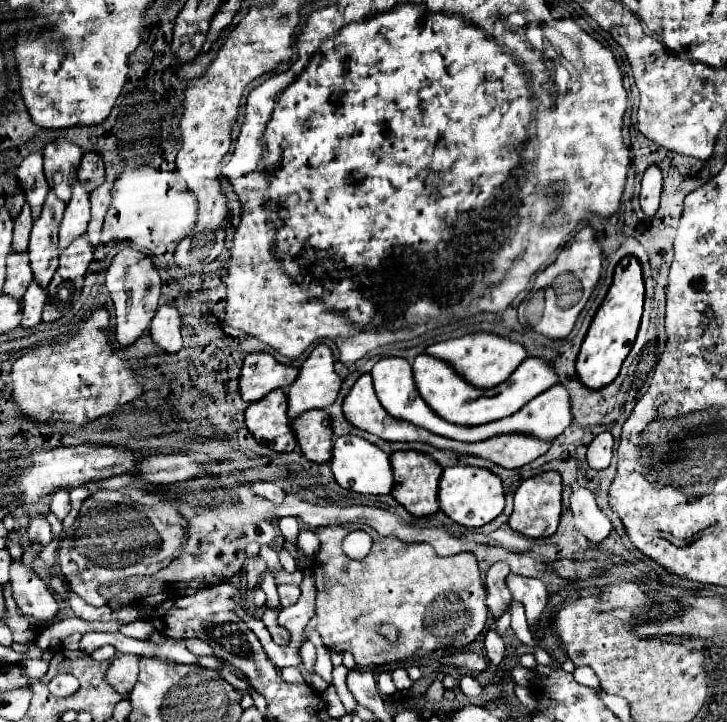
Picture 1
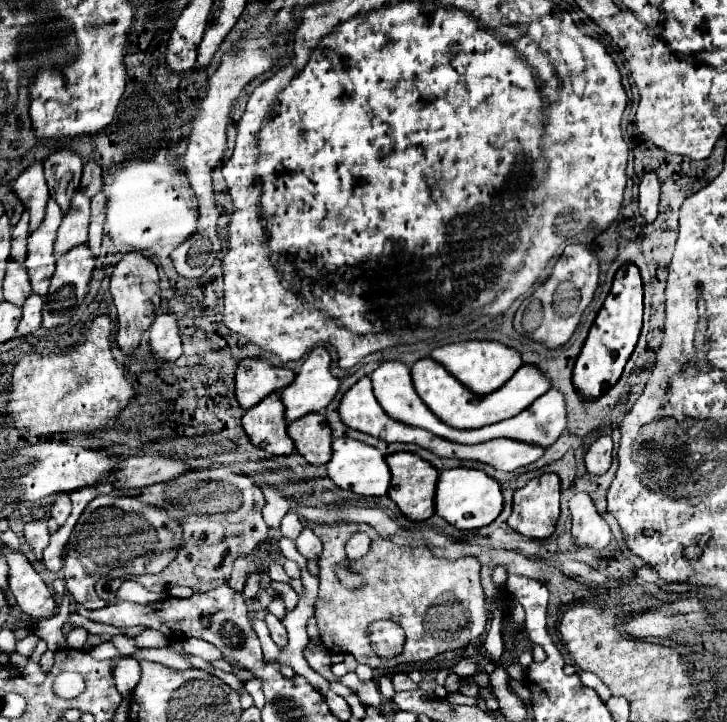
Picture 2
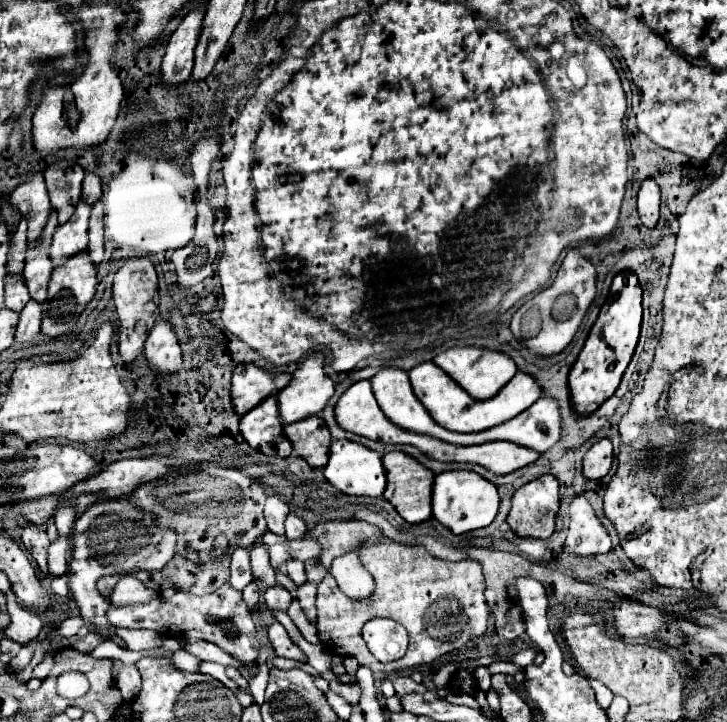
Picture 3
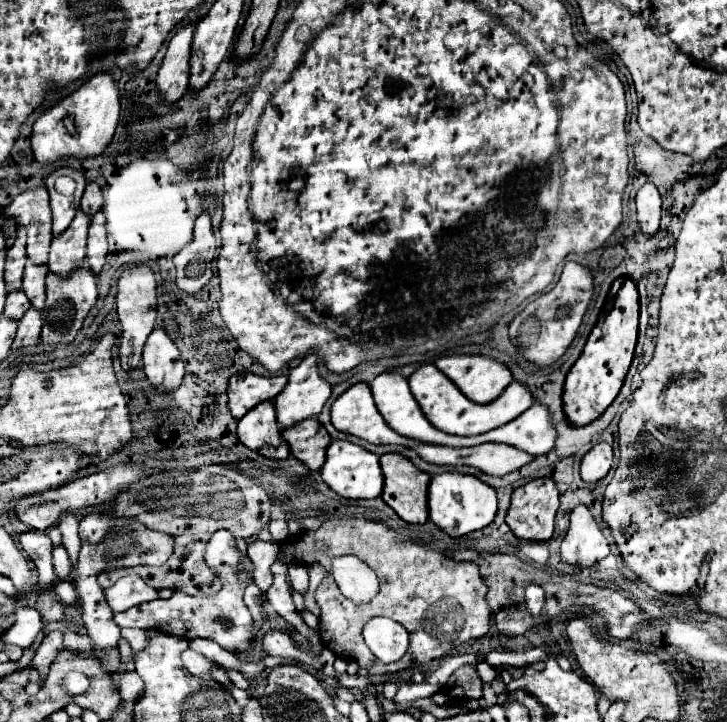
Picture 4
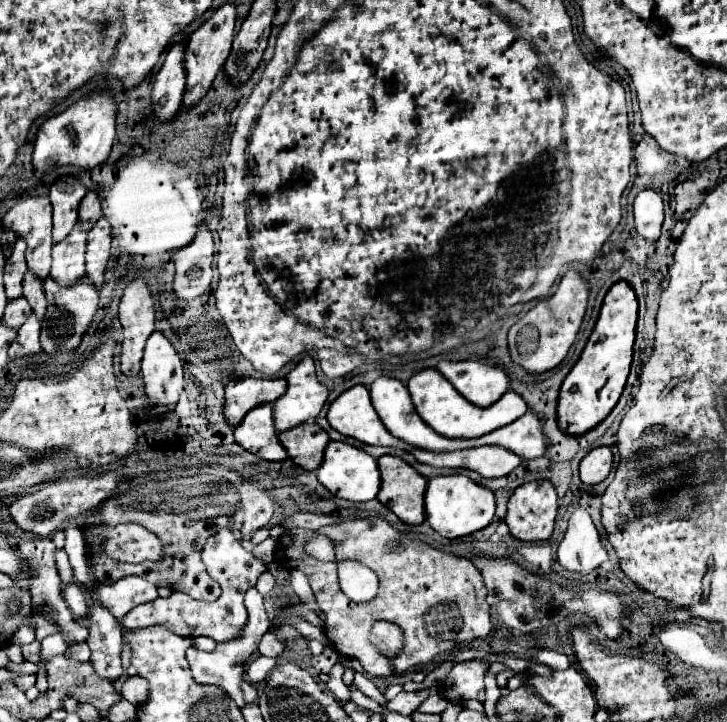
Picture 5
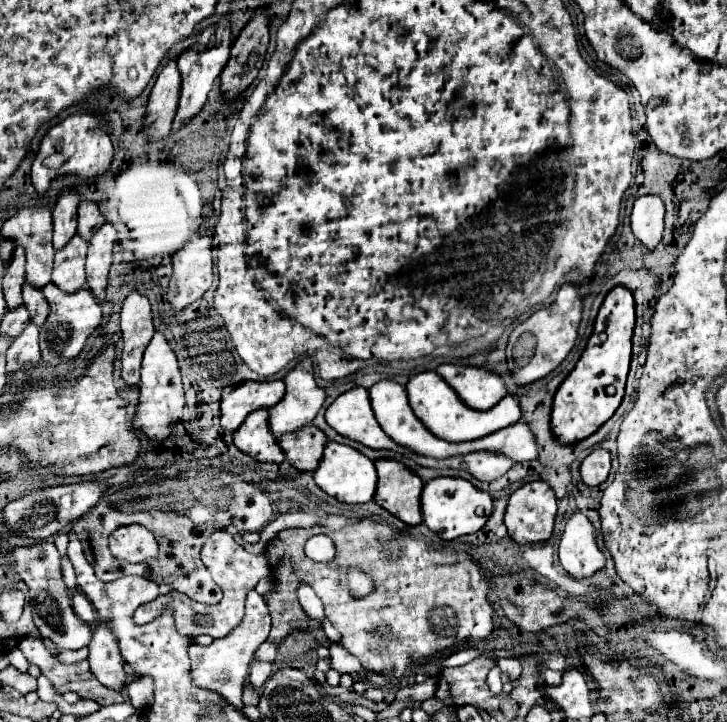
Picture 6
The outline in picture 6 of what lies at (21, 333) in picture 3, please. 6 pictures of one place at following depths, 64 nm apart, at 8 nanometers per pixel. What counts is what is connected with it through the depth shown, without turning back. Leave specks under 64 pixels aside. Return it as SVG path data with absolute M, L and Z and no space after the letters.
M30 322L30 324L24 328L24 332L18 336L18 340L12 342L12 346L8 348L6 360L8 360L8 366L6 366L8 380L10 380L12 372L16 372L20 366L32 364L32 362L38 362L38 360L40 360L38 326L36 326L34 322Z

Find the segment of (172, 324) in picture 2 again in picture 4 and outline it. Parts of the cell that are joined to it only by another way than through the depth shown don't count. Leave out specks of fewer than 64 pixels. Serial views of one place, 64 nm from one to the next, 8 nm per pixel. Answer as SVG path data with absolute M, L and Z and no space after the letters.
M156 328L144 344L144 372L152 386L162 392L172 392L180 386L184 376L184 362L180 350L164 328Z

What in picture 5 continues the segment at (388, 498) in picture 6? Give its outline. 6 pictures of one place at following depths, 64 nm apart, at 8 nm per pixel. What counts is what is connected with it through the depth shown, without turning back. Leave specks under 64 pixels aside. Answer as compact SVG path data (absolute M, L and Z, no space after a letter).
M398 456L378 458L382 486L378 500L388 506L402 522L424 522L424 492L428 480Z

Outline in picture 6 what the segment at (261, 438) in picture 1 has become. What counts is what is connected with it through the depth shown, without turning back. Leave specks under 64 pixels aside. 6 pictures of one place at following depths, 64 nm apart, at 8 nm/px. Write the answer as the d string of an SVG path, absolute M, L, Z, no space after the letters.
M262 408L258 412L252 412L242 426L234 432L234 444L246 452L248 456L260 460L260 462L282 462L284 452L276 442L276 436L270 430L268 424L268 410Z

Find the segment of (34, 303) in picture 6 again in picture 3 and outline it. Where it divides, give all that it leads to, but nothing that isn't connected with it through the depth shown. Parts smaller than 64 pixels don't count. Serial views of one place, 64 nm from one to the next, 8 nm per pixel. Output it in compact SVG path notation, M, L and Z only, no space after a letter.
M54 210L48 216L48 224L42 230L40 240L36 240L34 246L26 252L26 266L24 266L24 280L30 290L32 300L44 302L46 300L46 288L50 282L50 272L54 270L50 260L50 240L58 228L58 214Z

